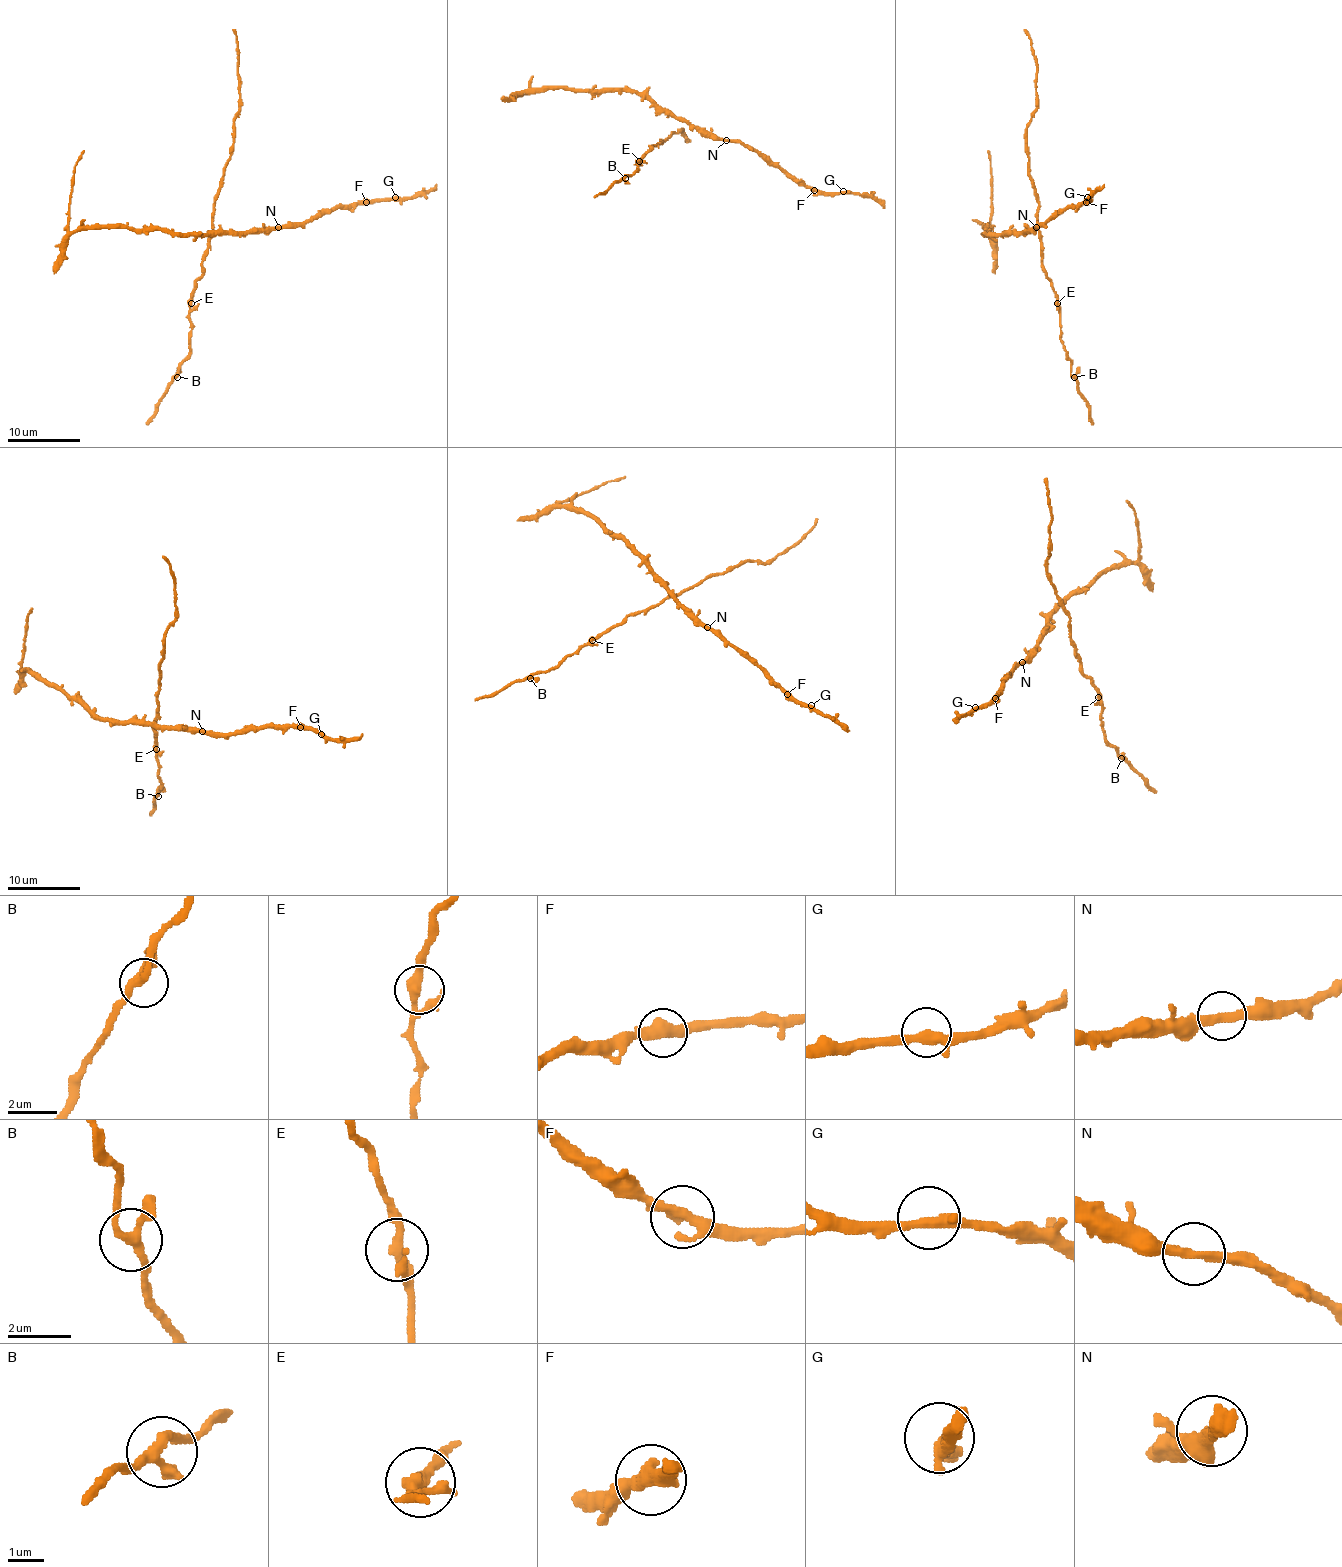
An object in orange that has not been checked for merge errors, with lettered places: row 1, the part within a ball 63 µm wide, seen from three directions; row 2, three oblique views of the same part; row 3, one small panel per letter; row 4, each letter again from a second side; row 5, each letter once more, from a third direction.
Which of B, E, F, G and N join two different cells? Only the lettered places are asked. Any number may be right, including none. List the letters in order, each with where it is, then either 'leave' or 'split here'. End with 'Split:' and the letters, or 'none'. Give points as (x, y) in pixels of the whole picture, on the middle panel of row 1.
B: at (625, 178); leave
E: at (639, 161); leave
F: at (814, 190); leave
G: at (843, 191); leave
N: at (726, 140); leave
Split: none

